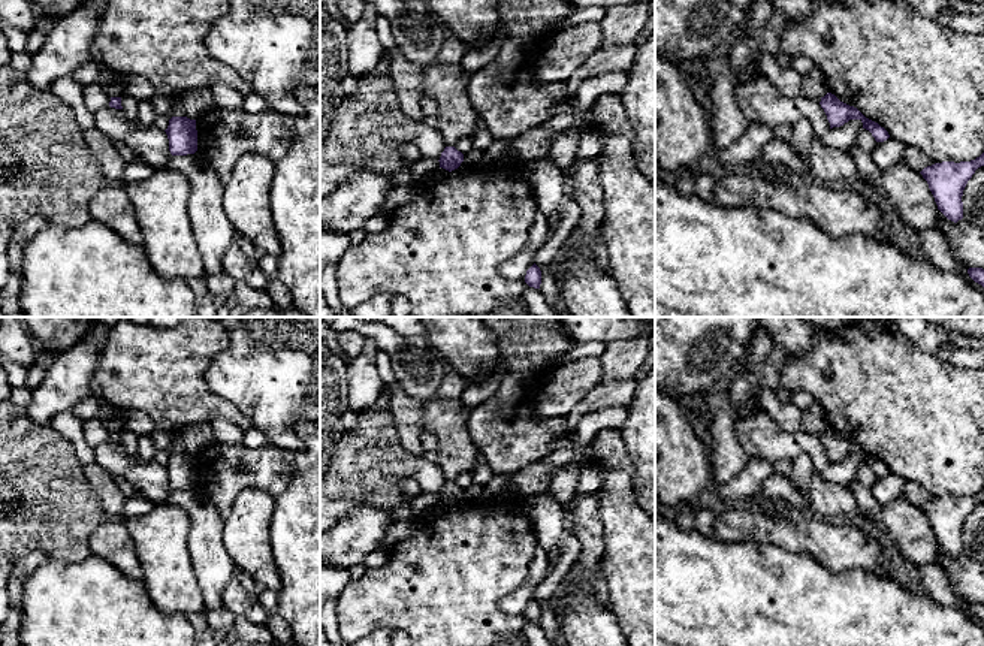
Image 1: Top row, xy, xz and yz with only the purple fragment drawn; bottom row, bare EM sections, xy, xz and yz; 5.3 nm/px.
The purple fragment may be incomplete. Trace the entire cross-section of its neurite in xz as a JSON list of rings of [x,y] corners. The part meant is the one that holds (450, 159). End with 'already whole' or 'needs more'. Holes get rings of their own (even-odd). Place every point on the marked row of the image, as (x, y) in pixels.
[[[446,147],[440,157],[440,167],[452,172],[461,166],[464,162],[464,154],[455,147]]]; already whole

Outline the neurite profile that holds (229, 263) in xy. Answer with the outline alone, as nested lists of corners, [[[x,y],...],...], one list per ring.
[[[236,241],[232,242],[229,251],[223,257],[223,269],[230,272],[235,269],[242,269],[250,265],[250,259],[242,253]]]

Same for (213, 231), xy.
[[[196,153],[172,156],[169,167],[181,172],[191,184],[188,217],[205,275],[224,272],[223,257],[238,235],[224,211],[224,184],[214,167]]]

